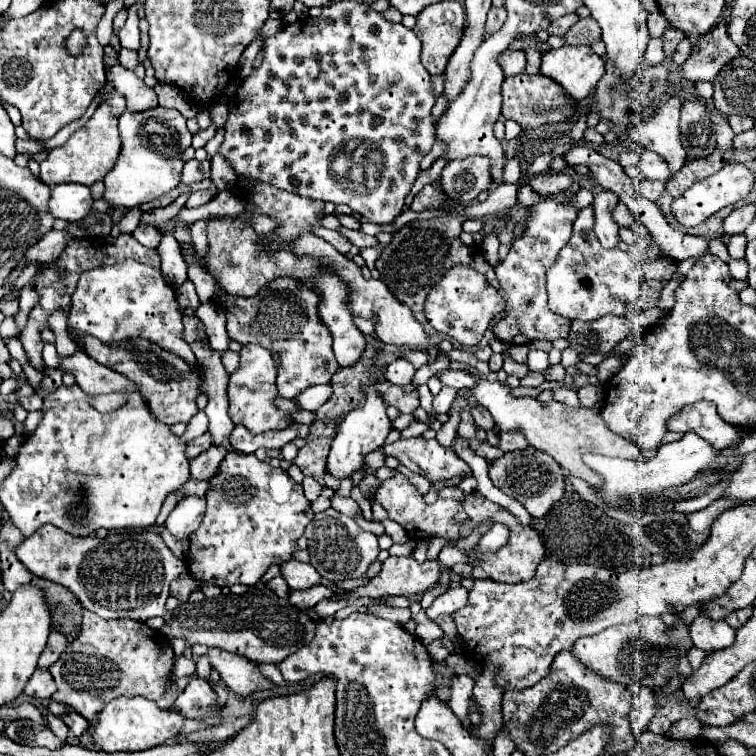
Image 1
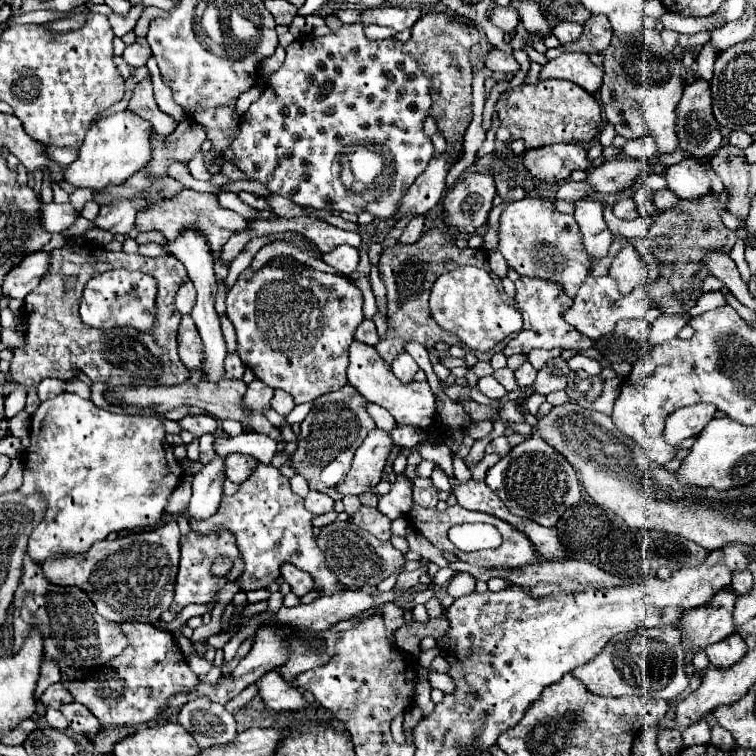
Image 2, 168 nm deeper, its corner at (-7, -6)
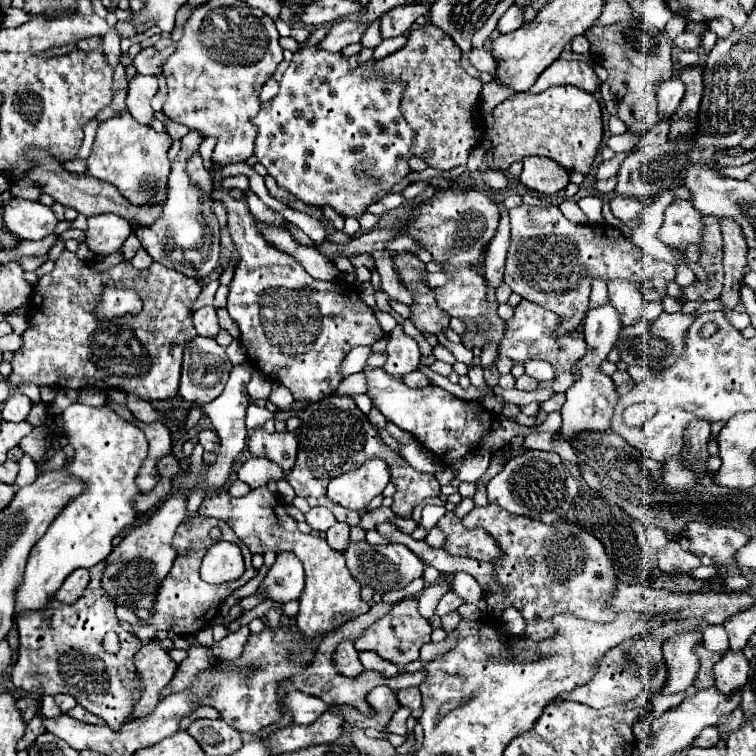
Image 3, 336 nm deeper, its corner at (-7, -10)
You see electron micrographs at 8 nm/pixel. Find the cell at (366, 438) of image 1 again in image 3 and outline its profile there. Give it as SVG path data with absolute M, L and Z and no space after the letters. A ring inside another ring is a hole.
M380 458L366 460L360 468L336 476L328 484L328 498L342 504L344 508L362 510L370 500L386 488L390 482L390 468Z

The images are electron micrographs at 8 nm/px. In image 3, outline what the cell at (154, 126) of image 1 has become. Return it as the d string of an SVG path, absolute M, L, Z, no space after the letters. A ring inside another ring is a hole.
M100 214L88 220L86 244L96 254L118 252L130 236L130 224L118 214Z

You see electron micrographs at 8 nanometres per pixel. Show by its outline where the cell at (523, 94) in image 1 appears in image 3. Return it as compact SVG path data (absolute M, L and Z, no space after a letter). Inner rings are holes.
M554 86L544 90L542 94L518 92L508 100L500 102L492 114L494 114L494 126L492 130L486 130L492 140L492 168L508 170L512 162L524 160L526 156L546 156L560 162L568 170L578 170L582 174L588 174L602 140L600 104L590 92L584 92L574 86Z

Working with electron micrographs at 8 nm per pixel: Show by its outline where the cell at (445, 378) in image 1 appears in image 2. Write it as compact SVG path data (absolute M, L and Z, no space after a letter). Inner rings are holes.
M492 376L480 378L480 380L478 380L478 388L480 388L480 392L486 394L488 398L504 398L504 396L508 394L508 392L504 390L504 386L502 386L498 380L494 380Z

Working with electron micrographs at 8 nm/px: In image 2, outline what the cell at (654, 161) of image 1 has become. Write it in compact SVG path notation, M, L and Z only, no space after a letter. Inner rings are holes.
M686 158L666 170L668 188L682 200L700 200L712 192L712 182L704 160Z

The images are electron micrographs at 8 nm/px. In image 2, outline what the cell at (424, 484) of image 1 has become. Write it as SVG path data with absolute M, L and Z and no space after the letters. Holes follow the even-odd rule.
M414 488L414 502L422 508L436 508L438 502L436 488Z

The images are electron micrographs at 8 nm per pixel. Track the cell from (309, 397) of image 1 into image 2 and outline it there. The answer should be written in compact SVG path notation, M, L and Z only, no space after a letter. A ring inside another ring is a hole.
M298 404L290 414L286 414L286 422L288 424L300 424L306 418L306 414L310 412L310 406L312 404Z

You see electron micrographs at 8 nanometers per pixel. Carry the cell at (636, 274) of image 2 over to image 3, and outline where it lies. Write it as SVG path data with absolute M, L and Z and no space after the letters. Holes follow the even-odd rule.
M620 278L610 280L608 294L610 294L610 304L620 312L624 326L628 326L630 322L638 322L642 318L644 298L642 290L638 288L638 282L620 280Z

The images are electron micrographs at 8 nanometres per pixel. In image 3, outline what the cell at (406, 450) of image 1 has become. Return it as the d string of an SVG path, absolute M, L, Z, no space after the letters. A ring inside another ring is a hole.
M496 502L470 510L462 518L462 524L482 526L486 532L490 532L496 538L496 542L502 546L502 552L506 554L506 558L502 558L502 562L494 562L498 582L506 586L504 594L486 592L488 610L496 618L502 614L502 610L506 606L518 608L526 620L526 634L530 634L532 638L546 638L546 634L554 634L554 626L550 626L550 618L560 612L572 612L580 618L592 620L592 622L606 622L606 620L614 618L614 612L610 612L606 608L606 600L612 596L612 588L616 584L616 574L614 574L612 562L606 558L606 550L600 544L600 540L594 538L592 534L584 532L576 524L560 520L560 522L554 522L554 526L546 526L546 524L530 520L530 518L512 516Z

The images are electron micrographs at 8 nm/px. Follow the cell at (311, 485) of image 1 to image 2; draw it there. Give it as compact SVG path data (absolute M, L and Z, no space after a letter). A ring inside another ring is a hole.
M310 492L306 496L306 510L310 510L314 516L328 514L334 510L334 500L322 492Z

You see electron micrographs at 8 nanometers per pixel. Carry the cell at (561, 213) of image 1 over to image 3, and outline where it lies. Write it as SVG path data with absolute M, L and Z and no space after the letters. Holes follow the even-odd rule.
M524 298L516 306L514 316L508 320L508 330L498 346L498 354L514 362L528 362L532 358L540 358L540 360L548 360L554 366L554 370L568 370L586 354L586 346L580 330L572 330L560 336L558 334L560 324L562 324L562 318L556 312Z

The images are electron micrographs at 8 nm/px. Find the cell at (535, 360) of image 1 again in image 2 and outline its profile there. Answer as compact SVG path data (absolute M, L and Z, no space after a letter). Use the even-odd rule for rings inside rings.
M555 348L554 350L532 350L530 354L528 354L528 360L530 360L530 364L536 368L536 370L540 370L546 362L548 362L548 358L554 358L560 356L563 352L560 348Z

